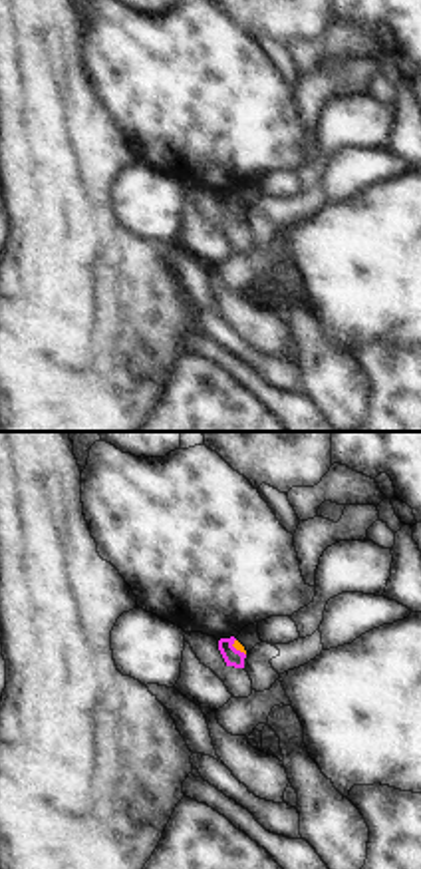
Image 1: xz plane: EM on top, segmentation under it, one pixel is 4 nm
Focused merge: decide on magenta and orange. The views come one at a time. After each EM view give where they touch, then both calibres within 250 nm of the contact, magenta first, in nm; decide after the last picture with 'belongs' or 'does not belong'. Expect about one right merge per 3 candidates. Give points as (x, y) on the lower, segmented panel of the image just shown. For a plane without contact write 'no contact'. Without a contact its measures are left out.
contact (235, 649); calibres 70 and 40 nm

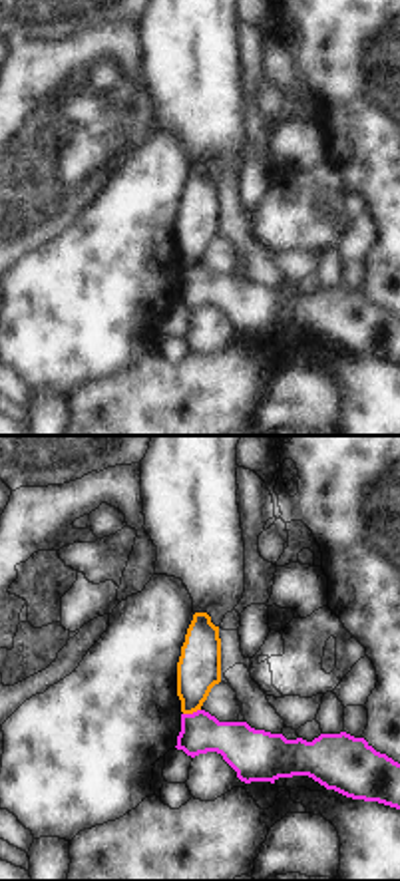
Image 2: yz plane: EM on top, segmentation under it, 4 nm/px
contact (194, 712); calibres 180 and 180 nm

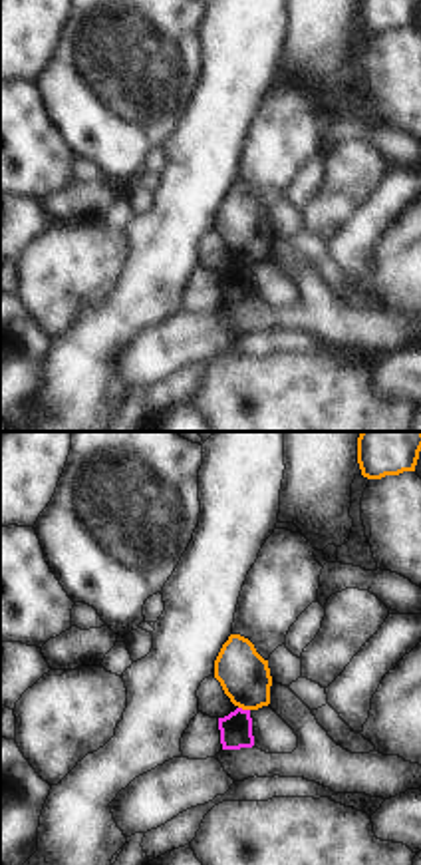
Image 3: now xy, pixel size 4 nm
contact (245, 710); calibres 130 and 200 nm

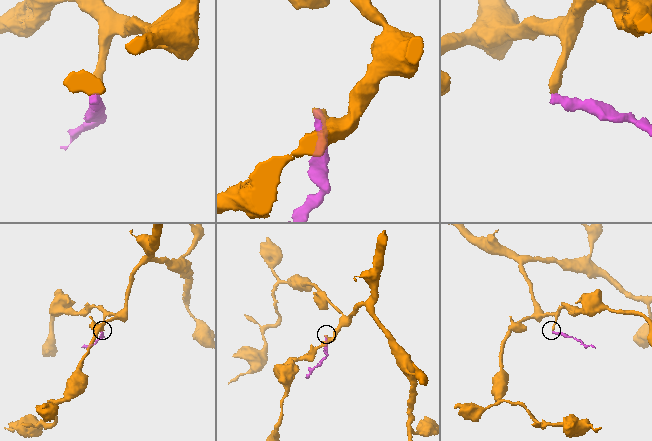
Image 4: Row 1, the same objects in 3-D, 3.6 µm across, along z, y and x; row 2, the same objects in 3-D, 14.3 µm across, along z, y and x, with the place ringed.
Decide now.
does not belong

